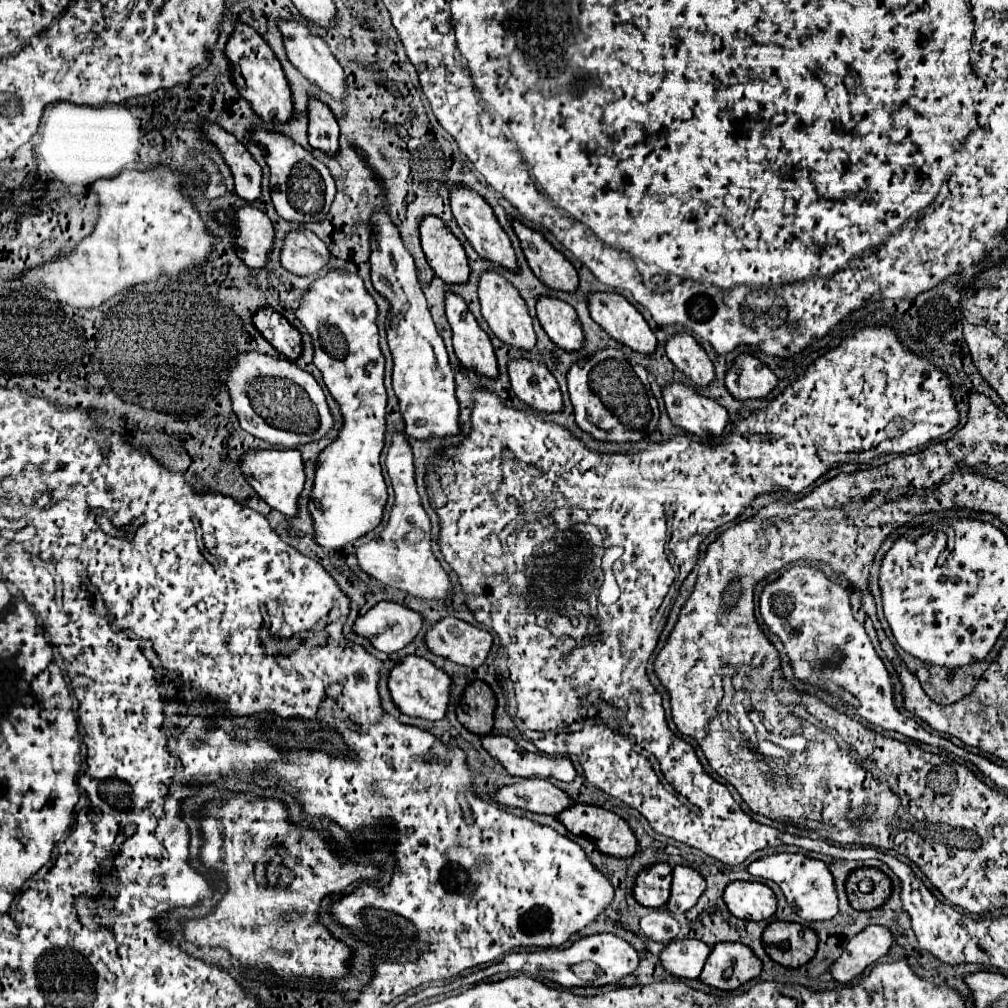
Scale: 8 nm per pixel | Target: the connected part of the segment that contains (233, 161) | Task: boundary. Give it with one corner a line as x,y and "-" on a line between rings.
203,126
205,136
217,144
221,150
225,162
229,164
233,178
235,178
235,192
247,202
253,202
261,196
261,178
263,170
261,166
253,160
249,150
245,148
243,142
237,142
237,138
219,126

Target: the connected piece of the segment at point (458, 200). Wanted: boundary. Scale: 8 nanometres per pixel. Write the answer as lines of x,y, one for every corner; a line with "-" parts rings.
459,188
459,190
453,190
453,196
451,196
451,210
453,210
453,216
459,224
459,228
463,230
465,238
469,240
469,244
473,246
473,250
483,258
483,260
489,260
493,264
499,264
511,272
517,274
519,266
517,266
517,258
515,258
515,252
513,252
513,246
511,246
511,240
509,236
505,234
505,230
501,228
501,224
497,222
491,206
479,196
475,194
473,190
465,190
465,188

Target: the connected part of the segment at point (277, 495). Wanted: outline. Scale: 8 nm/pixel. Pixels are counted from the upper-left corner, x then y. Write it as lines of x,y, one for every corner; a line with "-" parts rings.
261,450
245,454
243,458
243,474
247,482
255,488
255,492
277,512
285,514
287,518
297,516
299,510
299,494
305,484
305,464
299,450

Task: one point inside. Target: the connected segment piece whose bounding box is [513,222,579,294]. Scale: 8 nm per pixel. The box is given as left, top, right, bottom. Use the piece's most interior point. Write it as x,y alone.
551,267

